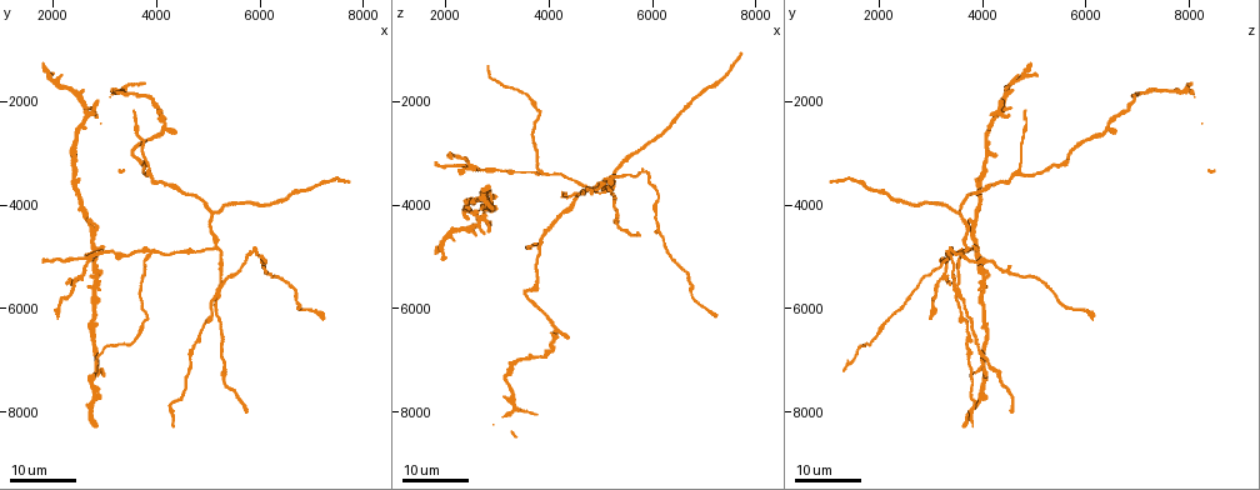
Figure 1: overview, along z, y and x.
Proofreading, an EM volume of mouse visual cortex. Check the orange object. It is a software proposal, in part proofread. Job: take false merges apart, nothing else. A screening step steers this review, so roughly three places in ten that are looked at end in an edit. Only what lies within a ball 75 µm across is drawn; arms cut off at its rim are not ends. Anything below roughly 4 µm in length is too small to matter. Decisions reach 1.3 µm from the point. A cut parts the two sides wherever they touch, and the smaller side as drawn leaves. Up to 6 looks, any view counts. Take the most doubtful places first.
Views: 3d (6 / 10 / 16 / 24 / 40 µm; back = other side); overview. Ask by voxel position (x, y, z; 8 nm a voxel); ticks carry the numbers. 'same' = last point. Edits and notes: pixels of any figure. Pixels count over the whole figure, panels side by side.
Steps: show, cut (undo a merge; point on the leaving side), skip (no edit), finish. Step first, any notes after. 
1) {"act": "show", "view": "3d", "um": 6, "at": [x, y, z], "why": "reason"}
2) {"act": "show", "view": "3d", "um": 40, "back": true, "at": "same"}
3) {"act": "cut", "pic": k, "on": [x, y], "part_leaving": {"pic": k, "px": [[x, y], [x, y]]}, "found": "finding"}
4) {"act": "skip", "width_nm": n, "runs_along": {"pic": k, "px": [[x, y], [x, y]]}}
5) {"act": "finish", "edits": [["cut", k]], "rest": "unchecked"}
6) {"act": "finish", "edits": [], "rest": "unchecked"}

{"act": "show", "view": "3d", "um": 24, "at": [2700, 5100, 3300], "why": "small branch off a trunk"}

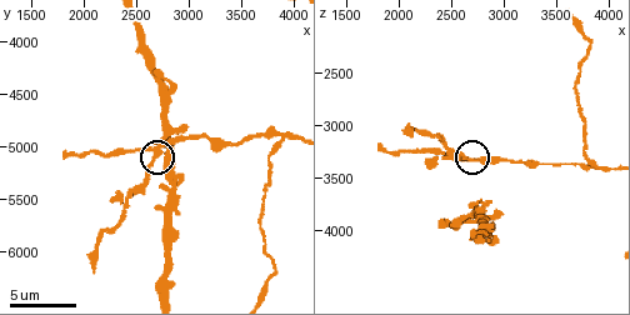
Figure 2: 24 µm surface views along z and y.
{"act": "show", "view": "3d", "um": 6, "at": [2680, 5060, 3300], "why": "closer look"}

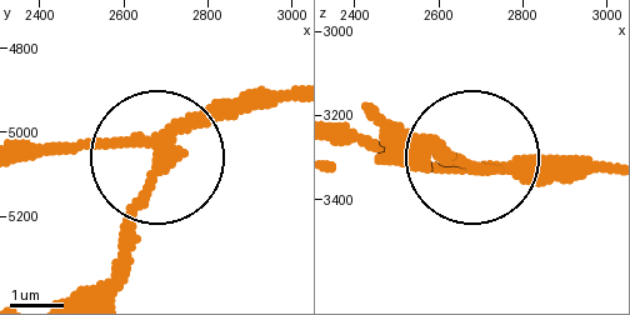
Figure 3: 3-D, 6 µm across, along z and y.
{"act": "cut", "pic": 3, "on": [146, 200], "width_nm": 180, "part_leaving": {"pic": 3, "px": [[184, 134], [90, 290]]}, "found": "two neurons meet here"}

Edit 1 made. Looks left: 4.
{"act": "show", "view": "3d", "um": 24, "at": [5150, 4850, 3700], "why": "thin arm on a thick one"}

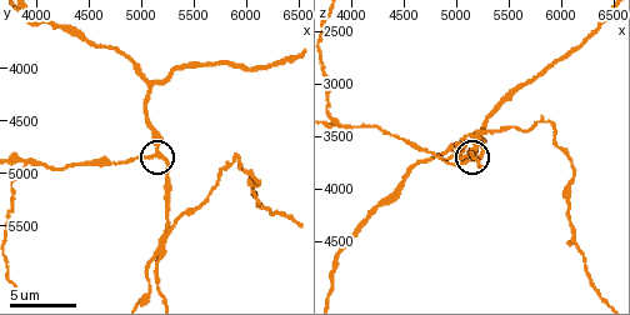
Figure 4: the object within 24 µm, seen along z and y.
{"act": "show", "view": "3d", "um": 10, "at": "same"}

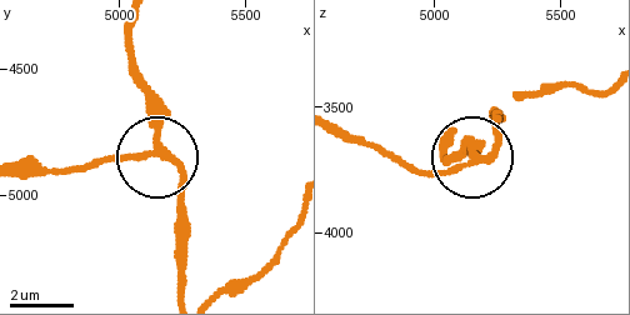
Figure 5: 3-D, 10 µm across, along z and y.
{"act": "skip", "width_nm": 210, "runs_along": {"pic": 5, "px": [[134, 24], [131, 73], [155, 145], [176, 169], [185, 215]]}, "found": "one neuron here"}

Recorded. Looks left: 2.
{"act": "show", "view": "3d", "um": 24, "at": [2800, 4900, 3950], "why": "four-way junction"}

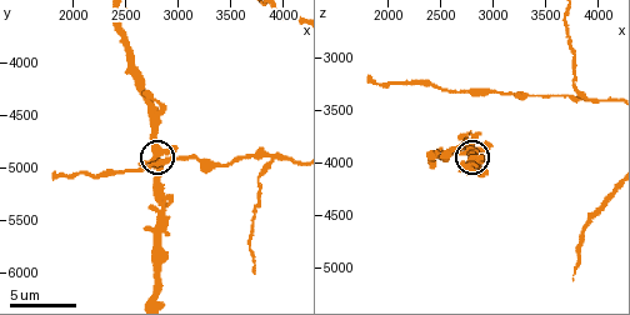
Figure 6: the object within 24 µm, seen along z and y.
{"act": "show", "view": "3d", "um": 10, "at": "same", "why": "closer look"}

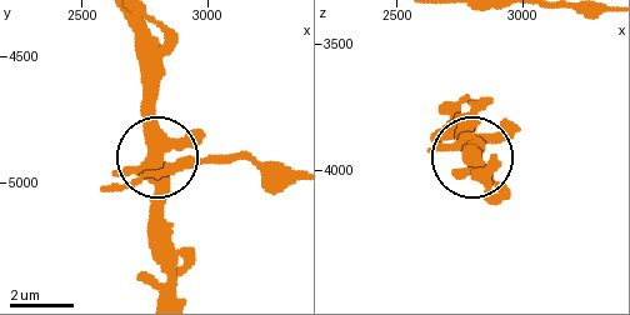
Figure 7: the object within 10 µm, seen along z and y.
{"act": "skip", "arms": 4, "found": "all the same neuron"}

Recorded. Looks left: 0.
{"act": "finish", "edits": [["cut", 3]], "rest": "unchecked"}

